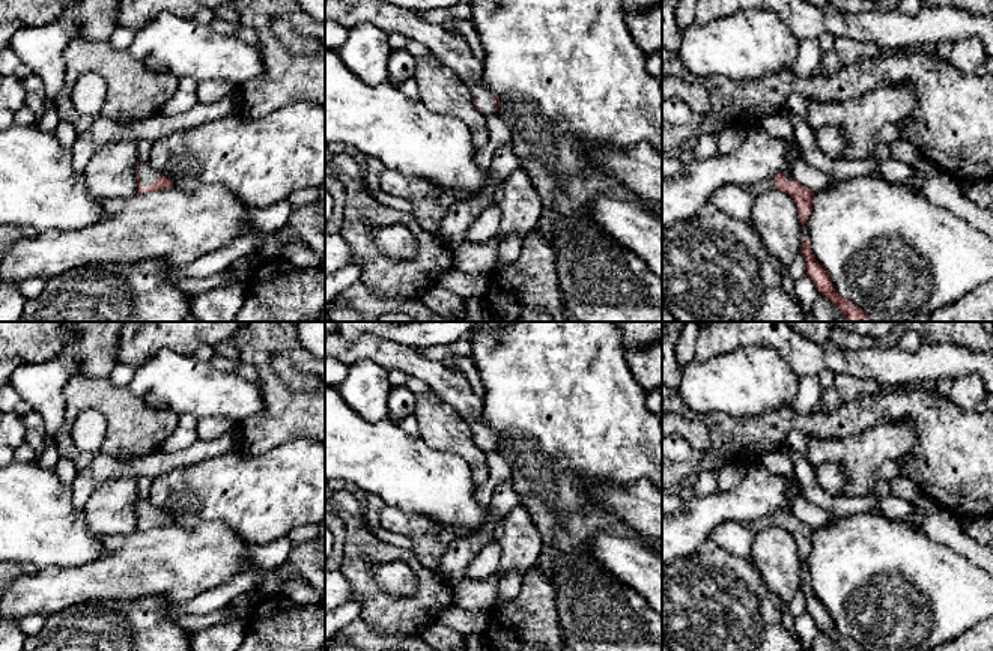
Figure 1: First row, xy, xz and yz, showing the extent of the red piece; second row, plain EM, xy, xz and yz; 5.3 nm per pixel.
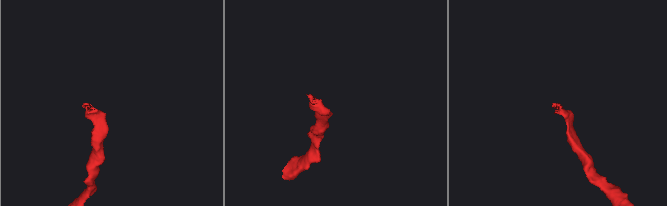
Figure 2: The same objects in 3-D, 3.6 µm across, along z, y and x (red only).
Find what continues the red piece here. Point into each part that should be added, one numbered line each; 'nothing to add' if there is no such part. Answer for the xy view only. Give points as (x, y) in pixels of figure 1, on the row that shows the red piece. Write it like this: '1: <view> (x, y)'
1: xy (146, 175)

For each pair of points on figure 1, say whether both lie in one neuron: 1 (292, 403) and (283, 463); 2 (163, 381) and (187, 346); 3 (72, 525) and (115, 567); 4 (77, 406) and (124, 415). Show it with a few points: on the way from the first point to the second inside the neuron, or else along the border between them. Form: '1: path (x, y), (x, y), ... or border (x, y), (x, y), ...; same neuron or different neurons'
1: border (309, 438), (288, 439), (253, 456); different neurons
2: border (193, 355), (160, 351), (146, 361); different neurons
3: border (103, 537), (104, 551), (97, 558), (68, 567); different neurons
4: path (89, 402), (112, 403); same neuron

